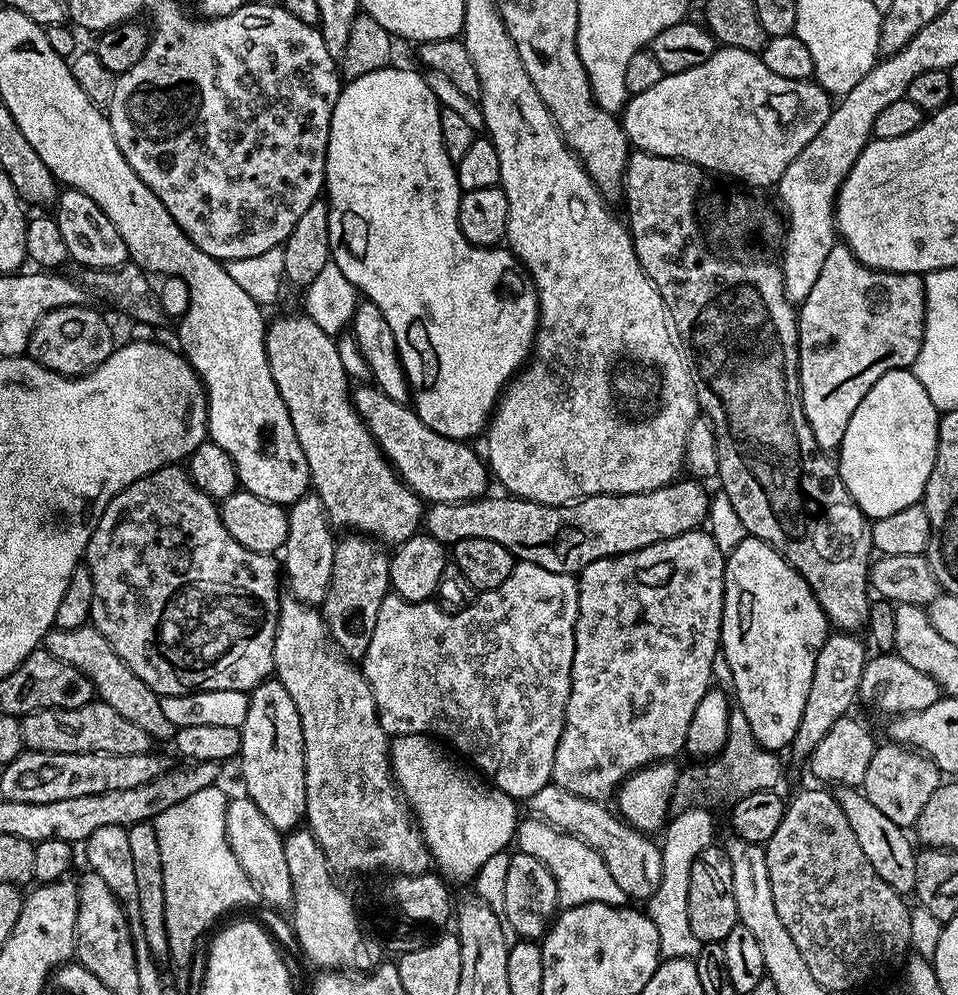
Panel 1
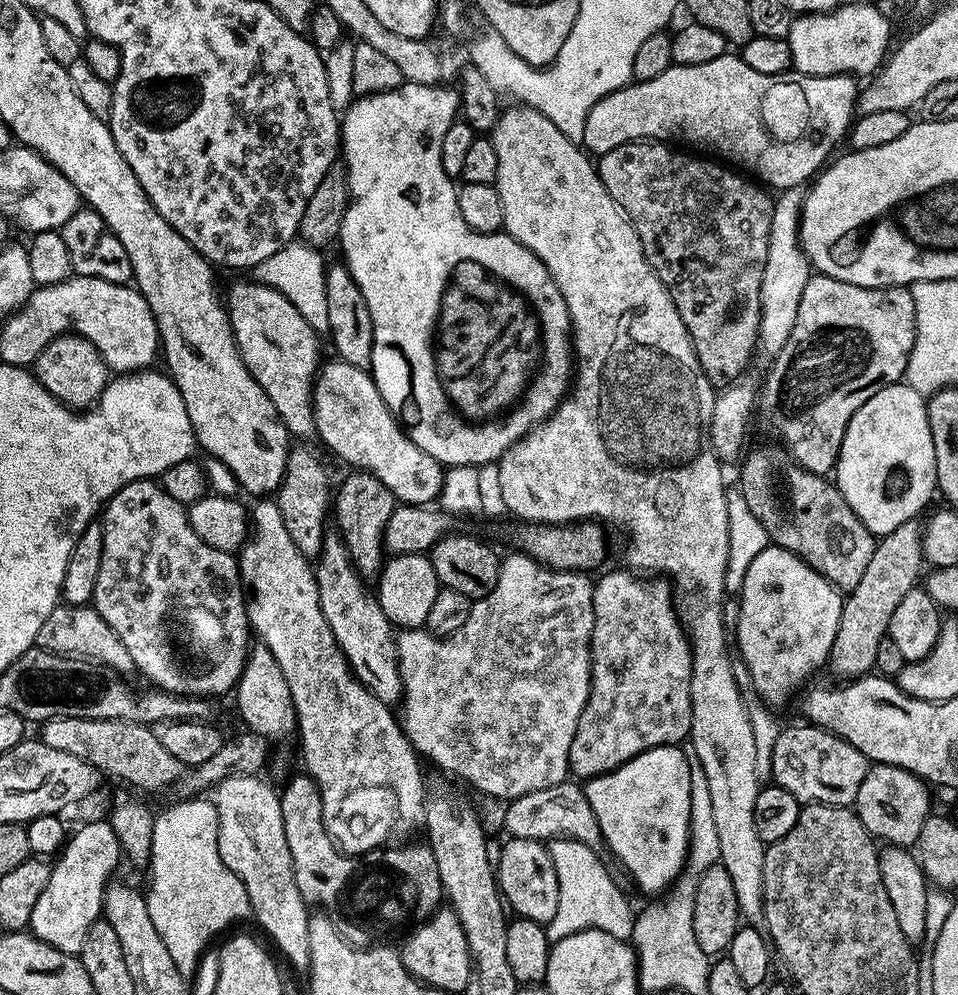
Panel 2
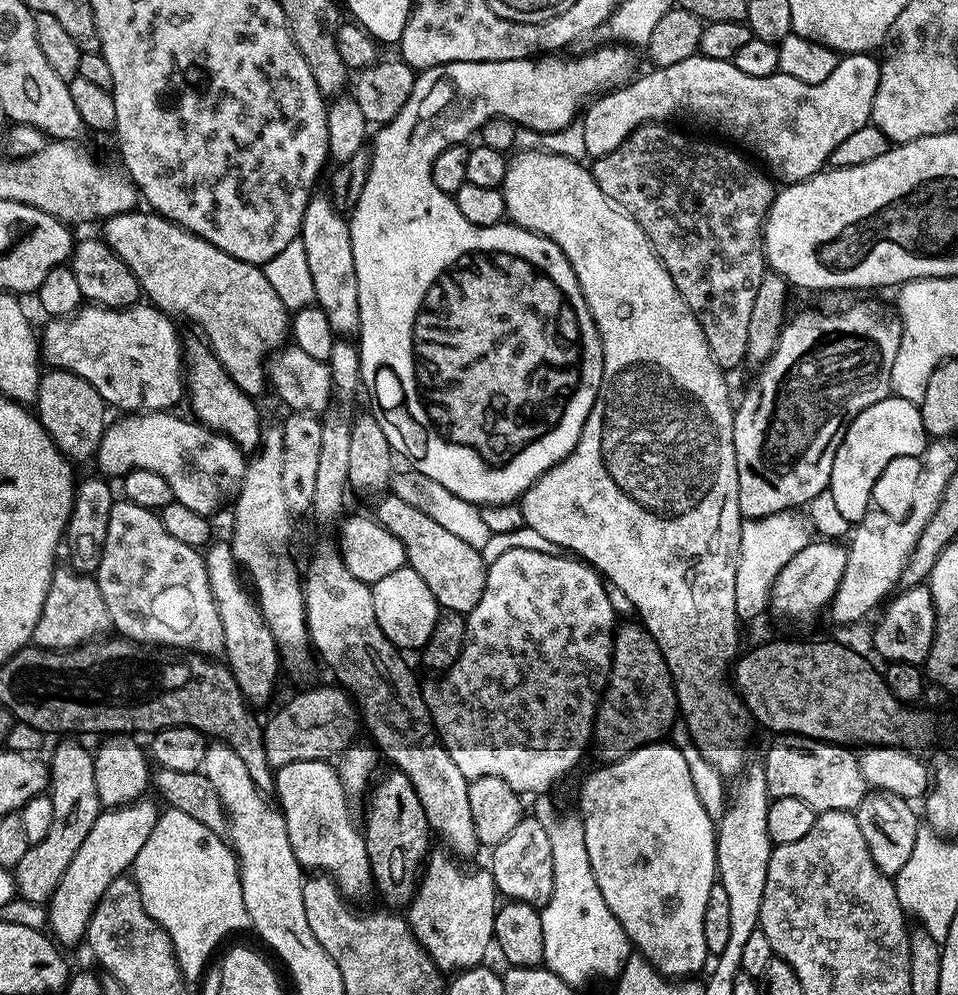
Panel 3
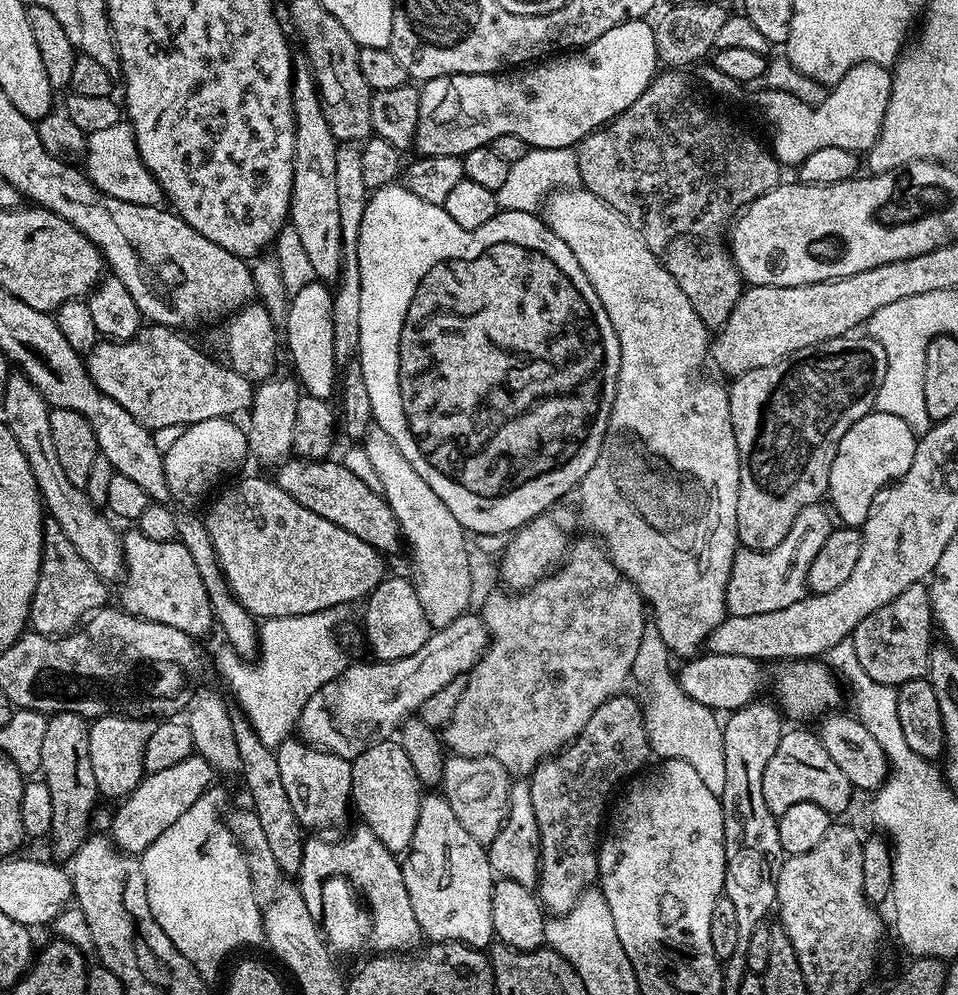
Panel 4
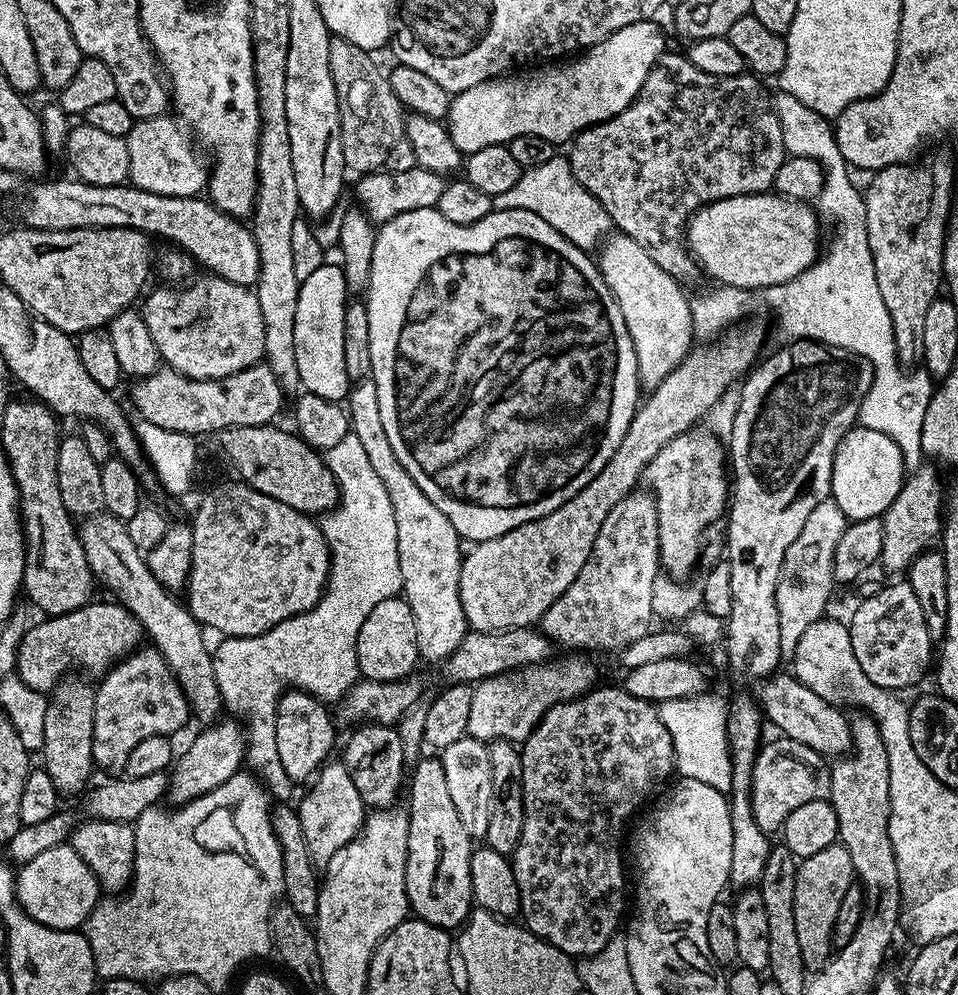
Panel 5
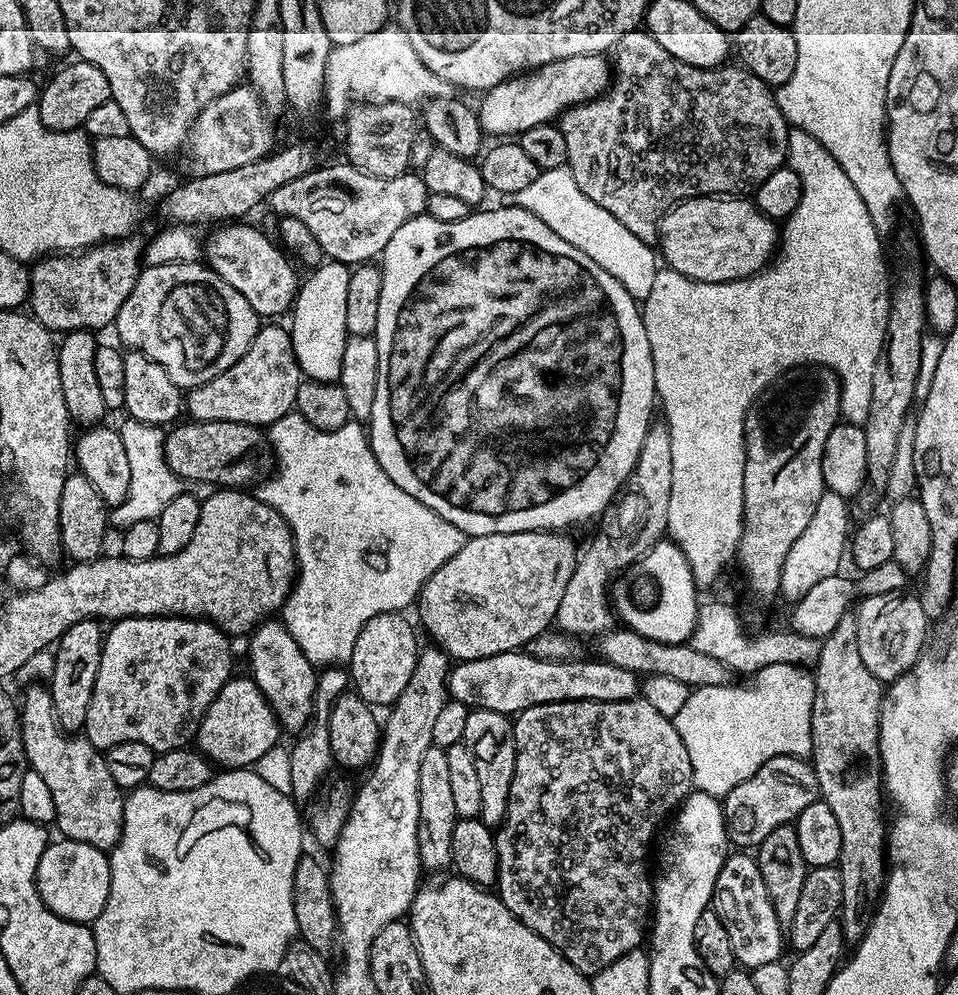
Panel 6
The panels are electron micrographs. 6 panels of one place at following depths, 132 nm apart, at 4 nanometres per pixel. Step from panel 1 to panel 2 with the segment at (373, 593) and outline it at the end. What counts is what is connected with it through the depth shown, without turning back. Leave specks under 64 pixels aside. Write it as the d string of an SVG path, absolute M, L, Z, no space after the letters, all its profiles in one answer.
M363 470L349 471L349 476L341 482L334 492L334 528L342 539L346 550L356 567L356 573L365 581L372 582L380 575L380 569L386 563L384 531L390 514L394 514L397 499L378 478Z

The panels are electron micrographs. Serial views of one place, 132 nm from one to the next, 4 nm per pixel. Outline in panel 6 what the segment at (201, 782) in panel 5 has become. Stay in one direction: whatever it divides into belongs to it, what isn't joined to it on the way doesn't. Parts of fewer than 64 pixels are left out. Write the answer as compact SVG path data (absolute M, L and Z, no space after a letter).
M247 675L238 676L229 678L218 690L194 737L198 751L224 770L252 768L266 750L281 743L282 737L280 722L262 690Z

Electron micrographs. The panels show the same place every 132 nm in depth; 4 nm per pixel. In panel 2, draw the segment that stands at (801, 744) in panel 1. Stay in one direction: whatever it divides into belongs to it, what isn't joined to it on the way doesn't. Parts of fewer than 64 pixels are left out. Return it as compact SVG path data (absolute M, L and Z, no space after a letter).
M909 518L898 526L898 530L883 533L877 539L874 554L870 554L870 562L858 586L844 596L842 618L838 618L838 634L834 634L834 646L828 655L827 667L832 668L834 675L841 676L841 681L858 680L875 669L878 646L888 635L890 618L894 618L898 602L902 602L902 598L917 587L921 579L920 567L925 567L925 564L924 537L919 519Z

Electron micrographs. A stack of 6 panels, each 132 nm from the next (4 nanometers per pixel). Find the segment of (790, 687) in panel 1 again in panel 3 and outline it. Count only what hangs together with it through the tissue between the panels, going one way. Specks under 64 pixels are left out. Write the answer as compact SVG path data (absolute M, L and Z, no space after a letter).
M817 539L806 545L786 566L782 566L782 574L772 587L770 597L771 611L776 611L784 620L808 620L815 612L831 605L832 595L842 582L842 574L846 570L847 547L842 543L831 544L828 540Z

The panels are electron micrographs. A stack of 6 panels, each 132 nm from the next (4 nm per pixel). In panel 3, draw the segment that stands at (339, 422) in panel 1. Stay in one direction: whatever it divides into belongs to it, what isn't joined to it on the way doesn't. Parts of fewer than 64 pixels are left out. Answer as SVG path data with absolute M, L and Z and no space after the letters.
M151 210L111 216L109 220L103 221L102 228L102 238L114 250L114 254L118 254L118 258L130 266L134 278L138 278L141 293L147 299L148 296L152 299L149 300L151 307L160 309L177 321L189 320L194 327L200 328L199 335L212 349L229 378L246 395L260 398L266 389L266 365L273 353L285 347L290 336L290 310L282 306L282 298L274 294L274 286L270 286L263 267L242 262L218 250L218 246Z

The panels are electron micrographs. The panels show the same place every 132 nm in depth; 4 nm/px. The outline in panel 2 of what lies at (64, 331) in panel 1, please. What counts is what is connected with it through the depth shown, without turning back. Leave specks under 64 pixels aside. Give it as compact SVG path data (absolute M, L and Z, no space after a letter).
M69 334L54 338L44 347L42 354L38 354L34 375L47 392L54 394L54 398L58 398L73 410L84 410L95 404L104 393L110 379L110 369L100 351L89 340Z

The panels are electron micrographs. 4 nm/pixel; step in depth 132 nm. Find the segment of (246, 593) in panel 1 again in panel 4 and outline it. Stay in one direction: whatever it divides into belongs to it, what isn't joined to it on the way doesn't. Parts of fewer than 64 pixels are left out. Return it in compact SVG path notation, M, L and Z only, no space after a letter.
M135 530L125 531L122 539L128 584L119 585L119 607L144 620L174 626L174 630L182 630L193 638L201 638L214 628L212 607L206 586L202 586L202 574L198 574L198 566L194 566L194 558L190 558L190 550L186 550L184 544L177 539L154 542Z

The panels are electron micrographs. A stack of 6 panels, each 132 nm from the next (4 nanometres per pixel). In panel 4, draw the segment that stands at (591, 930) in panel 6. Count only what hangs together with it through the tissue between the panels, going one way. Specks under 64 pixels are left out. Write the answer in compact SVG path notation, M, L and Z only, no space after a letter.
M621 694L602 702L602 706L594 710L594 718L590 718L590 722L580 735L561 752L541 762L530 774L530 798L534 801L534 815L538 818L540 835L538 895L545 913L552 916L561 916L569 912L581 894L597 883L602 825L613 799L612 791L631 781L649 763L647 760L650 749L648 735L644 729L644 710L637 697L635 700L628 695Z

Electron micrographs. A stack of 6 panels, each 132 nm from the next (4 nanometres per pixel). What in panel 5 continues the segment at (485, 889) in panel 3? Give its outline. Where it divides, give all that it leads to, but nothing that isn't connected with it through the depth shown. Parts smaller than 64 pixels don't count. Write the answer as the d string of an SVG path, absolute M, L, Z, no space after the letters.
M436 754L428 755L432 756L425 755L411 765L410 783L406 788L406 800L408 796L406 894L409 909L419 919L445 930L456 930L474 911L470 884L470 858L474 841L462 827L458 809L450 798L443 759Z

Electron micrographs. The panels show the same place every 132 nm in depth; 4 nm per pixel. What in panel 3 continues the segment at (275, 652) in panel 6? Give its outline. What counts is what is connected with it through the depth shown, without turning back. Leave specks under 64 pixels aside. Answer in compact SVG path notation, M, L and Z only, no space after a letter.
M327 760L290 762L290 766L275 769L275 774L274 800L284 815L286 838L290 838L290 850L294 850L300 867L331 876L344 894L360 892L367 884L371 885L373 879L365 835L352 821L352 812L348 809L350 797L336 773L335 763Z

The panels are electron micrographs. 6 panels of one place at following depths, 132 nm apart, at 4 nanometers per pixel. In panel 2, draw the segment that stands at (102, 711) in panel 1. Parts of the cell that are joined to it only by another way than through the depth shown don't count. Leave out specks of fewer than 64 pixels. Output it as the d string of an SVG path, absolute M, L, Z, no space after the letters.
M50 718L39 725L38 739L62 754L74 754L105 777L117 776L144 792L171 789L183 777L186 769L178 758L172 757L162 746L159 735L147 724L114 718Z

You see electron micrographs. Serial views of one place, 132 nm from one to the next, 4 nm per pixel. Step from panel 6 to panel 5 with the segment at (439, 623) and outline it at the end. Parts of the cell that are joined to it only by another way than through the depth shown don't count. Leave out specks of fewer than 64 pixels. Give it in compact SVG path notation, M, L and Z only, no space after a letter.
M748 323L729 327L707 343L710 345L706 348L689 353L674 371L666 374L659 386L651 389L641 399L626 430L626 438L622 438L618 450L614 450L614 458L610 458L610 462L606 462L606 466L602 466L602 470L598 470L598 474L590 478L590 482L586 482L586 486L578 490L578 494L574 494L574 498L570 498L542 518L526 522L498 538L481 540L475 546L469 547L472 548L469 552L467 549L466 555L460 561L460 597L469 629L478 632L506 632L510 628L530 628L539 625L546 610L550 610L552 603L566 591L570 582L578 578L578 570L586 566L586 558L590 558L594 538L598 538L598 530L602 530L606 514L610 514L610 510L614 510L614 506L618 506L618 502L622 502L622 498L629 496L641 483L646 466L654 460L658 450L662 450L662 446L666 446L674 438L678 438L678 434L693 431L699 425L696 423L707 417L710 409L733 385L743 381L752 371L761 355L760 347L764 344L764 332L758 325Z

